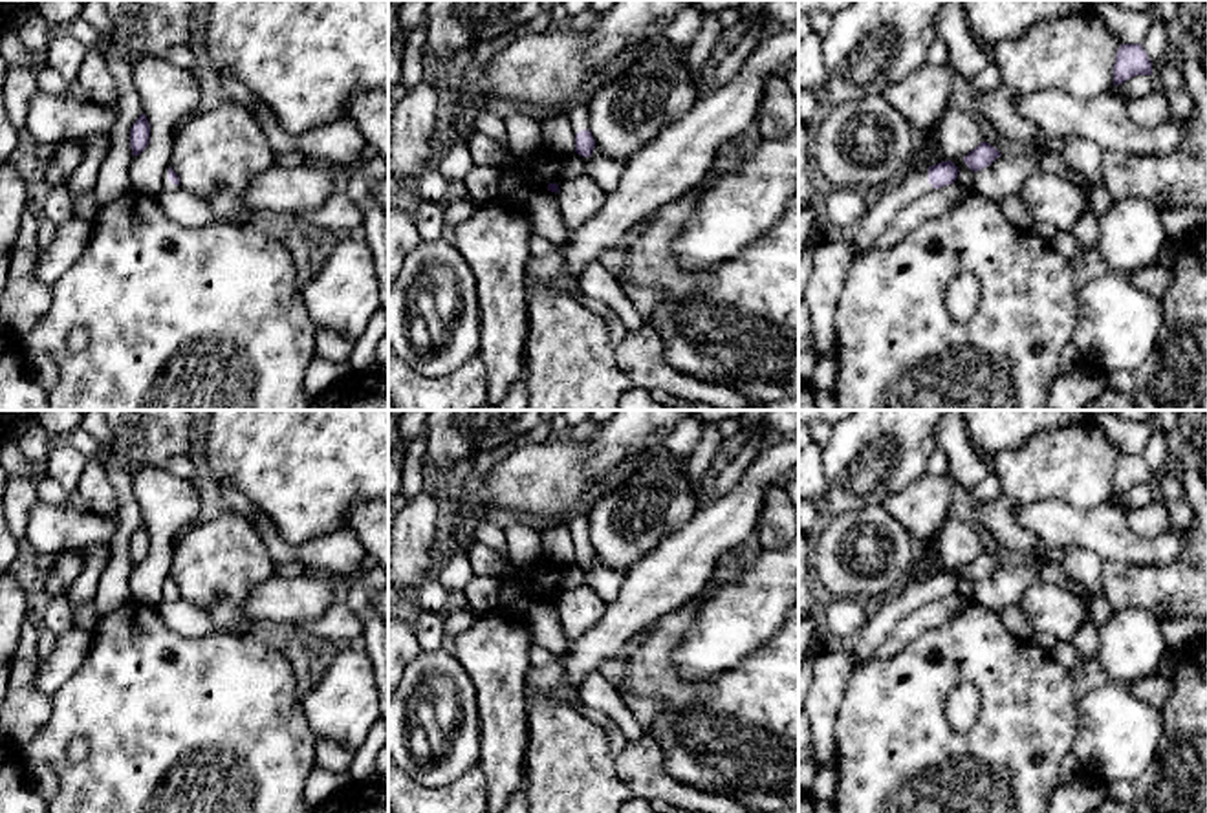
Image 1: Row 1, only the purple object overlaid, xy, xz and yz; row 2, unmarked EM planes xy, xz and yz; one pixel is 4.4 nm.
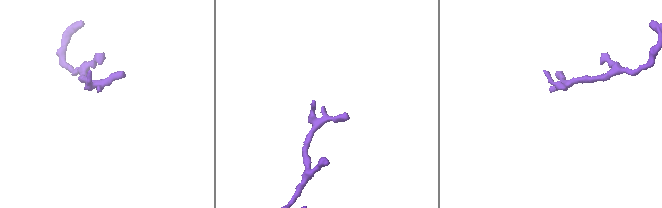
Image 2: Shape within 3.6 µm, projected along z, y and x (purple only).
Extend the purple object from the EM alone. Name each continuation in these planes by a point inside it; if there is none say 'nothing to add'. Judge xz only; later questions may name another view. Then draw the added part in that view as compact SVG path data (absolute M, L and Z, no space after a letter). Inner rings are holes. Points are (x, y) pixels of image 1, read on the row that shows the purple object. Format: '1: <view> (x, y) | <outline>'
1: xz (577, 114) | M577 103L568 110L568 117L571 123L571 130L575 134L579 134L581 130L588 130L590 128L590 121L588 121L588 103Z

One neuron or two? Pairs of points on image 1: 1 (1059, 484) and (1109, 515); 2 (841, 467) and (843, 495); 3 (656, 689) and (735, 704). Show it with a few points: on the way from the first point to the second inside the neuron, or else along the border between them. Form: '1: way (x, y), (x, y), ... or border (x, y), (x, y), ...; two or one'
1: border (1054, 498), (1079, 509), (1094, 509), (1110, 500); two
2: way (841, 475), (841, 487); one
3: way (676, 700), (715, 704); one

